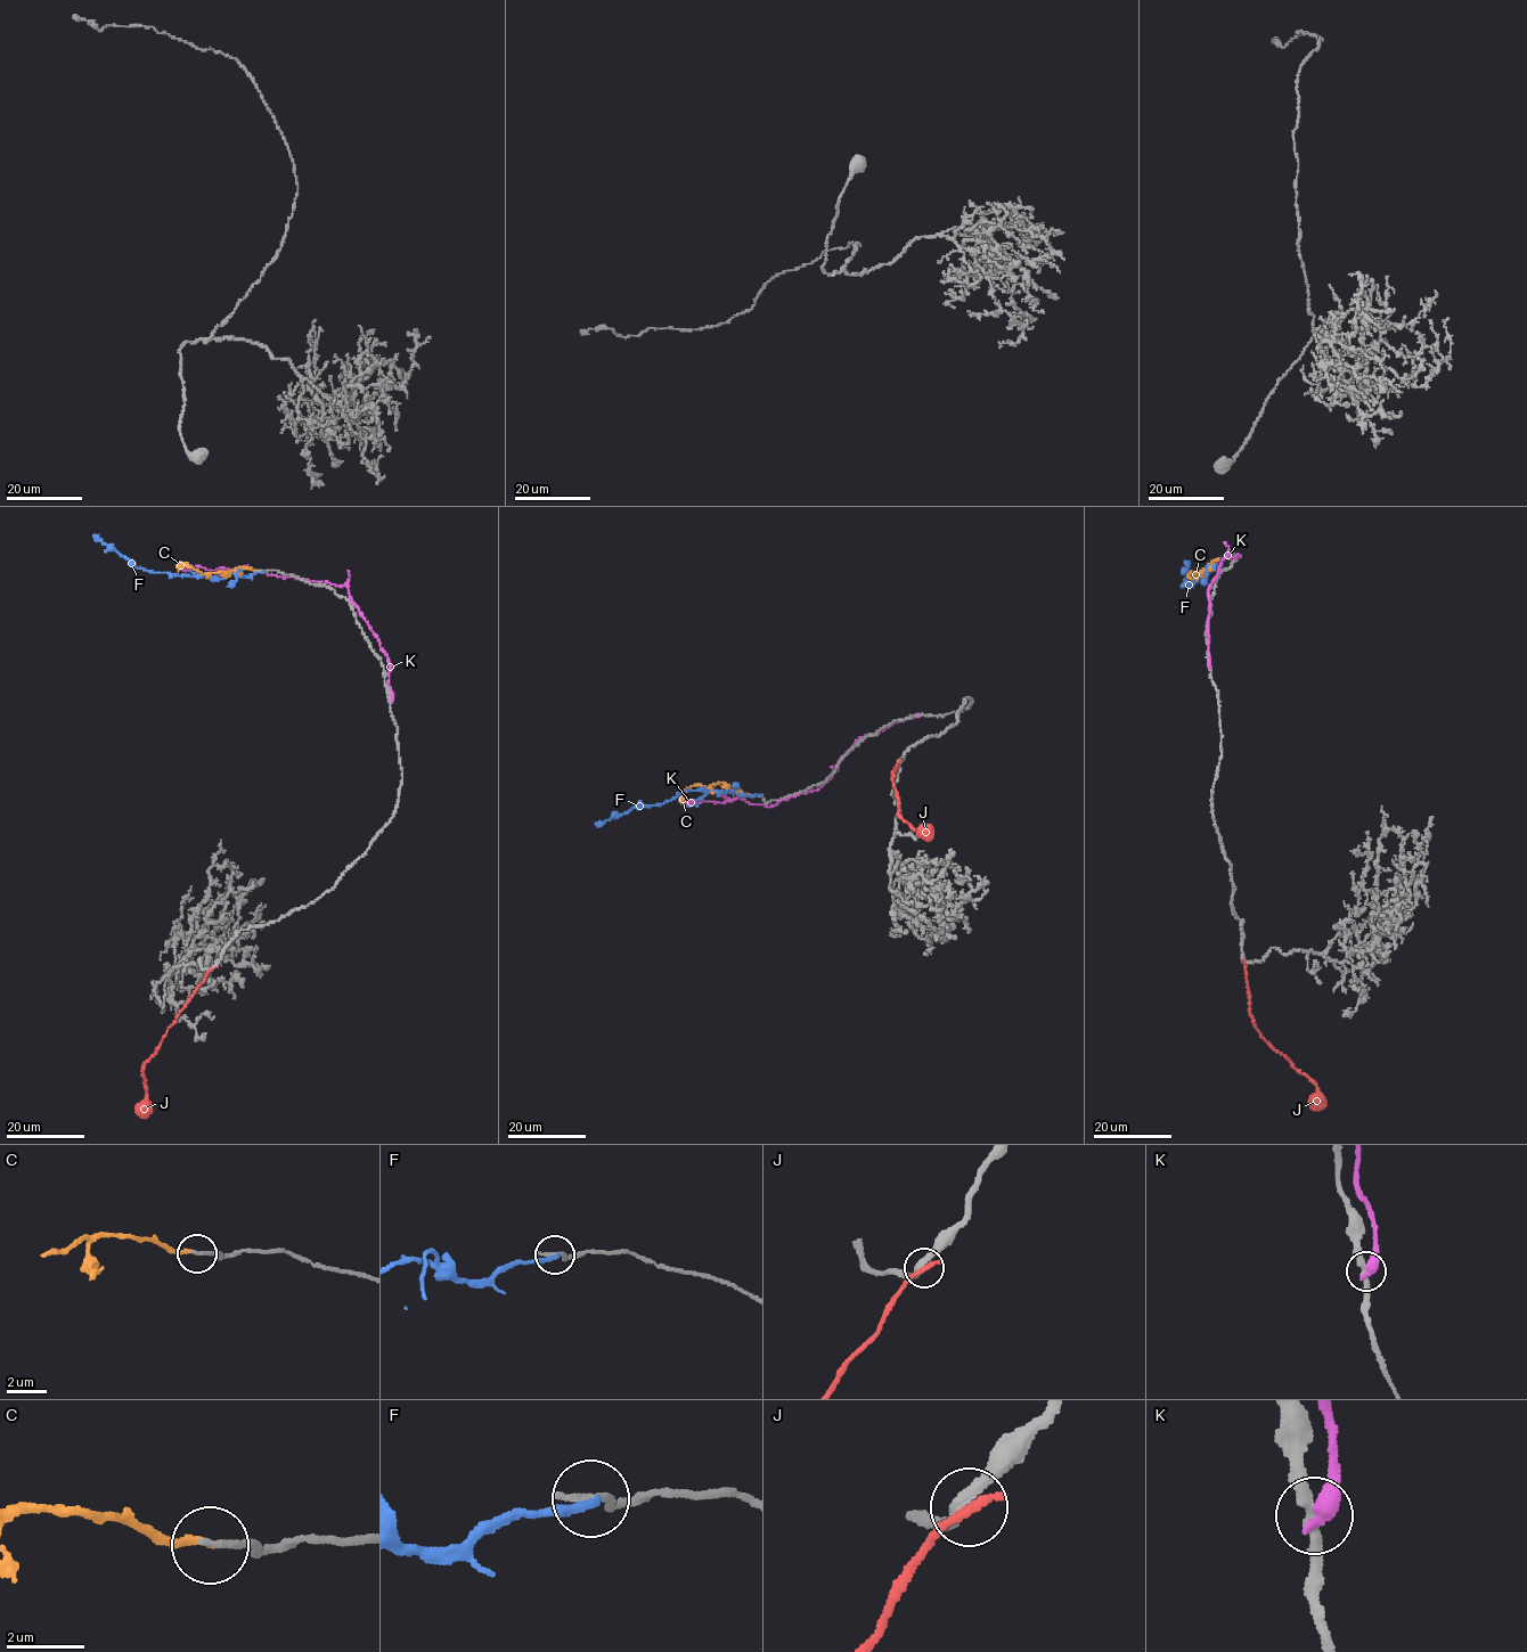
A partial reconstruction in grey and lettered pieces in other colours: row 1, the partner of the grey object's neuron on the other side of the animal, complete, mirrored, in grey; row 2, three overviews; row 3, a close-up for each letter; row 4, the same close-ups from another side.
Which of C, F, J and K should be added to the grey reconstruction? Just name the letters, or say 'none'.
C

